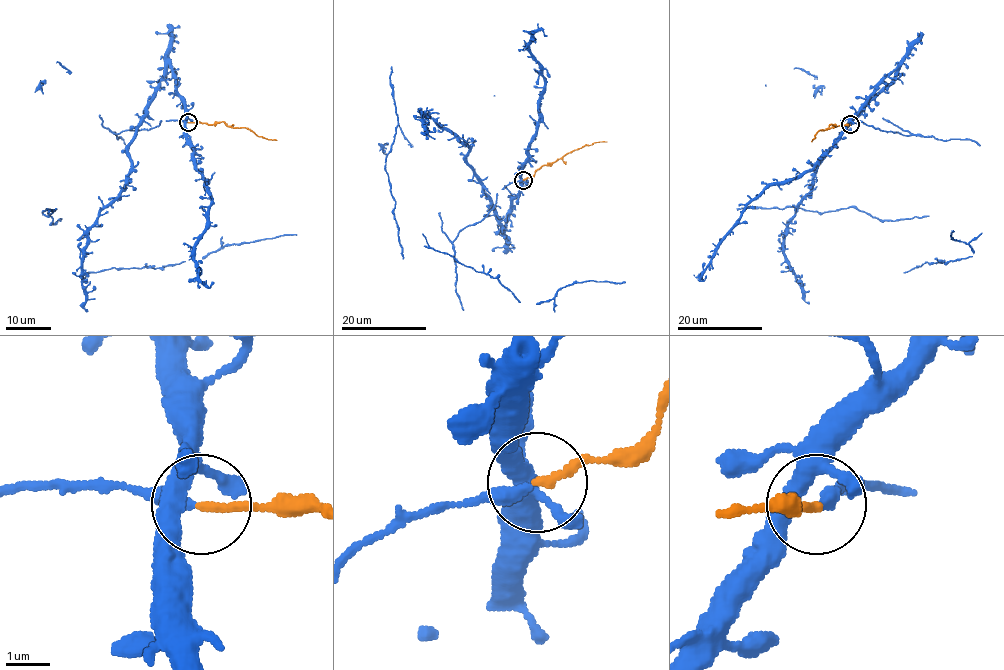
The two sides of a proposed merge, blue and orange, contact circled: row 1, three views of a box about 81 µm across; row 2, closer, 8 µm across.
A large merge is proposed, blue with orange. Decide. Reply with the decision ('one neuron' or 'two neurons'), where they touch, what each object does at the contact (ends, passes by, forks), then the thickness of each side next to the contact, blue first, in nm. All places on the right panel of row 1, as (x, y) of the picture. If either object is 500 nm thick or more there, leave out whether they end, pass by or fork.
one neuron; place (850, 124); blue forks; orange ends; calibres 240 and 190 nm

